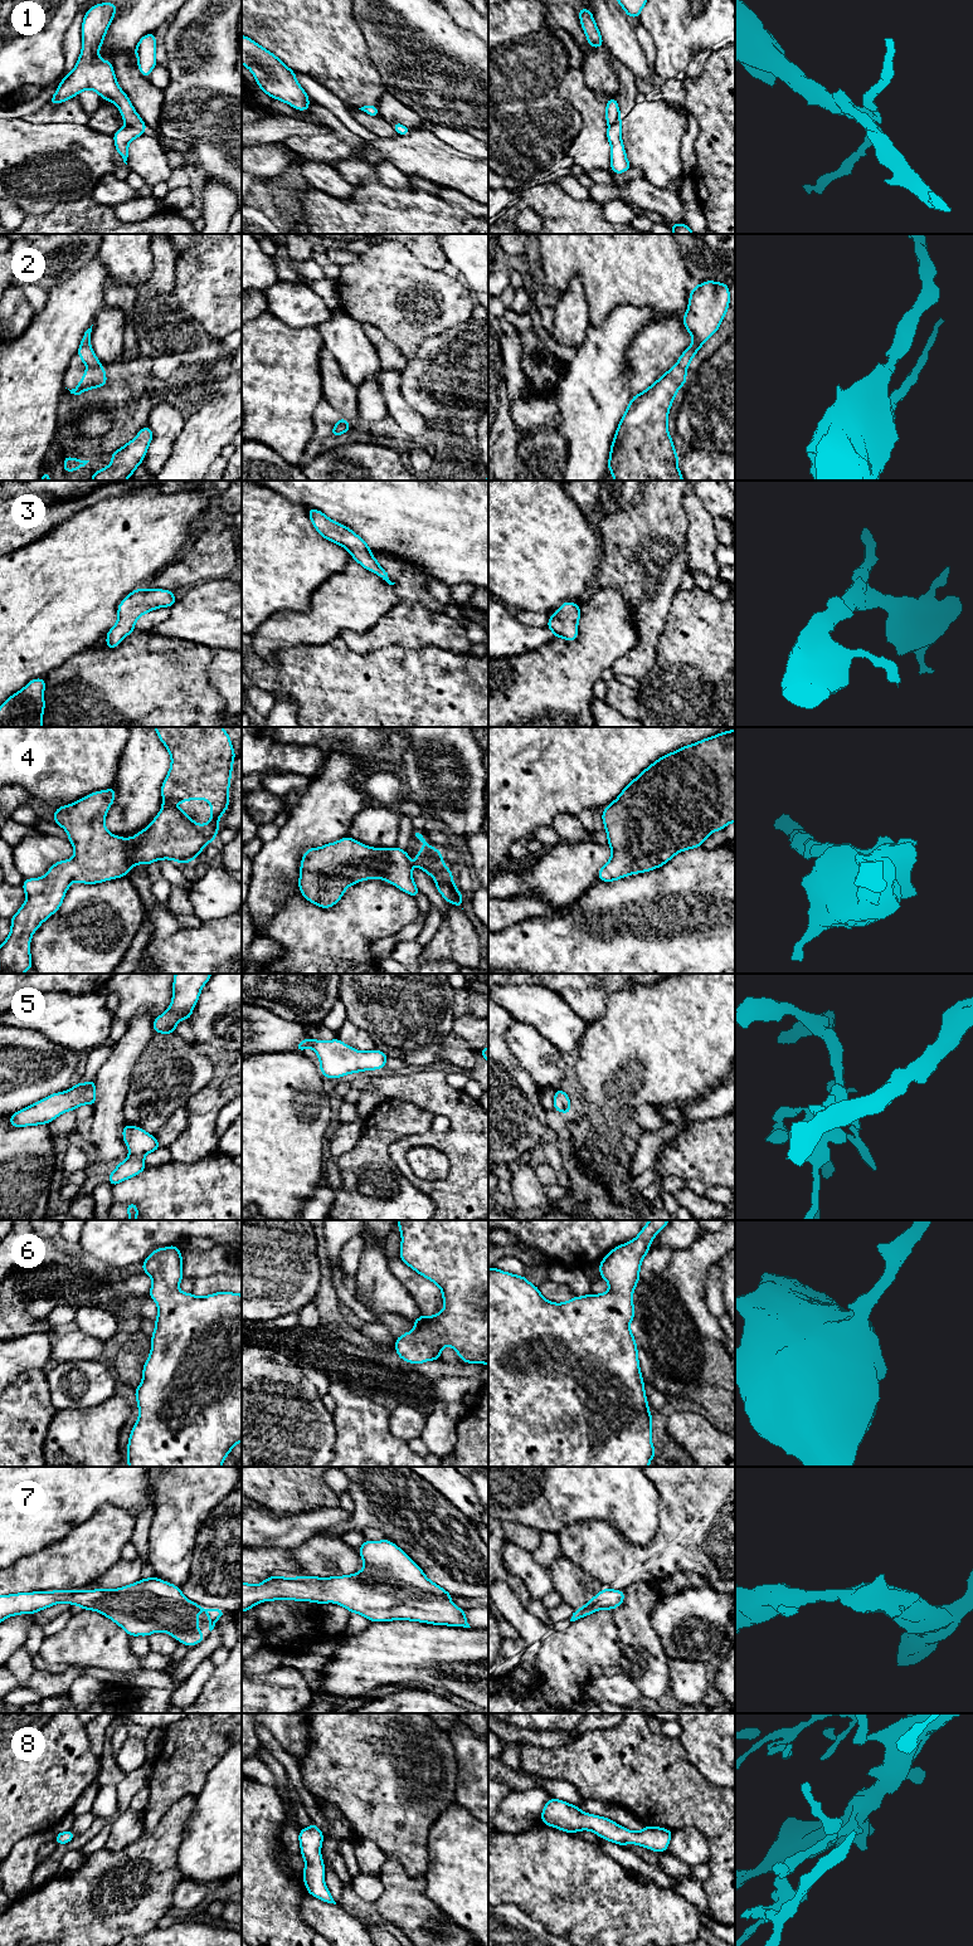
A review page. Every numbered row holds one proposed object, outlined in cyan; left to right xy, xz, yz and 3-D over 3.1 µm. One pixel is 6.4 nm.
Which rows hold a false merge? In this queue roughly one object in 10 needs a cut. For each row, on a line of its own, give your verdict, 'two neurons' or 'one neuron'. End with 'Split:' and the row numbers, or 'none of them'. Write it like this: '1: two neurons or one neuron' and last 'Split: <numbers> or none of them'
1: one neuron
2: one neuron
3: one neuron
4: one neuron
5: one neuron
6: one neuron
7: one neuron
8: one neuron
Split: none of them

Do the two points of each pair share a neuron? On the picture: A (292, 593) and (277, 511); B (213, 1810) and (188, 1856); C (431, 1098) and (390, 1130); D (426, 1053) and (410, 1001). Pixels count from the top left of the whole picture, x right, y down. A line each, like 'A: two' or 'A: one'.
A: one
B: one
C: two
D: one

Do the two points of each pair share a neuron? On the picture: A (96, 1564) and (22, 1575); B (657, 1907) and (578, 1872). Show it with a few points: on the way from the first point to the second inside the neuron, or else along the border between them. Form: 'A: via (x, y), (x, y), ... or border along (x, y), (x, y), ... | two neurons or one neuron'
A: via (77, 1564), (40, 1571) | one neuron
B: via (637, 1907), (626, 1907), (598, 1887) | one neuron

